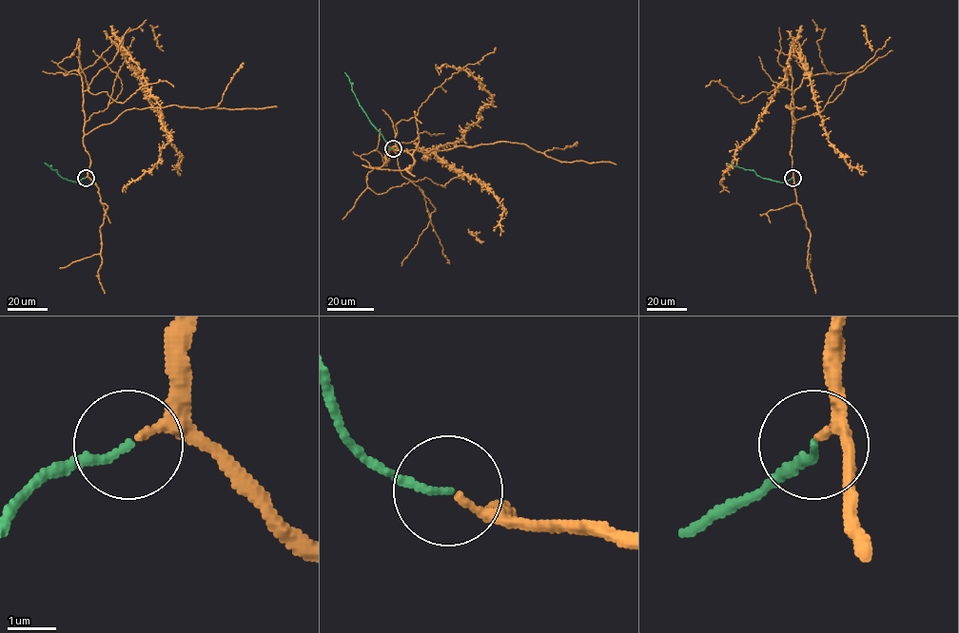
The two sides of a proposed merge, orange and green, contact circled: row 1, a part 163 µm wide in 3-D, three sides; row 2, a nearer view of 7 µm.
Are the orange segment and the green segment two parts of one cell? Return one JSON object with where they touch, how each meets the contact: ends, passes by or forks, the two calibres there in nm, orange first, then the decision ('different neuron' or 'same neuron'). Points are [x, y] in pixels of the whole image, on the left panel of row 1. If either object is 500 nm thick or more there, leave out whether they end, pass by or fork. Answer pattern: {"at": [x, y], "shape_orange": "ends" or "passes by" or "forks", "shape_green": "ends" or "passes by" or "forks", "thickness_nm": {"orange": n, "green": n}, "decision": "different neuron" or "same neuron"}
{"at": [86, 178], "shape_orange": "ends", "shape_green": "ends", "thickness_nm": {"orange": 180, "green": 140}, "decision": "same neuron"}

